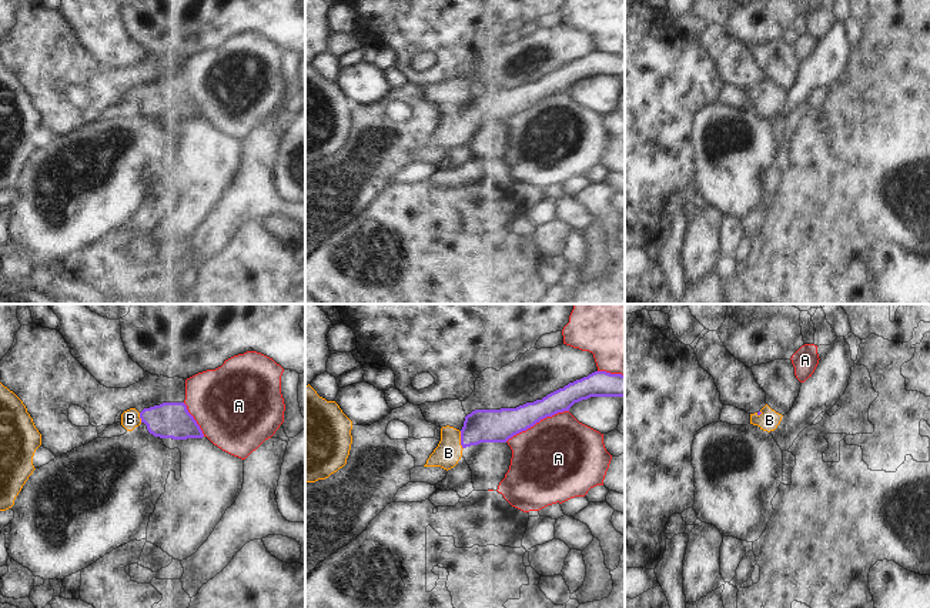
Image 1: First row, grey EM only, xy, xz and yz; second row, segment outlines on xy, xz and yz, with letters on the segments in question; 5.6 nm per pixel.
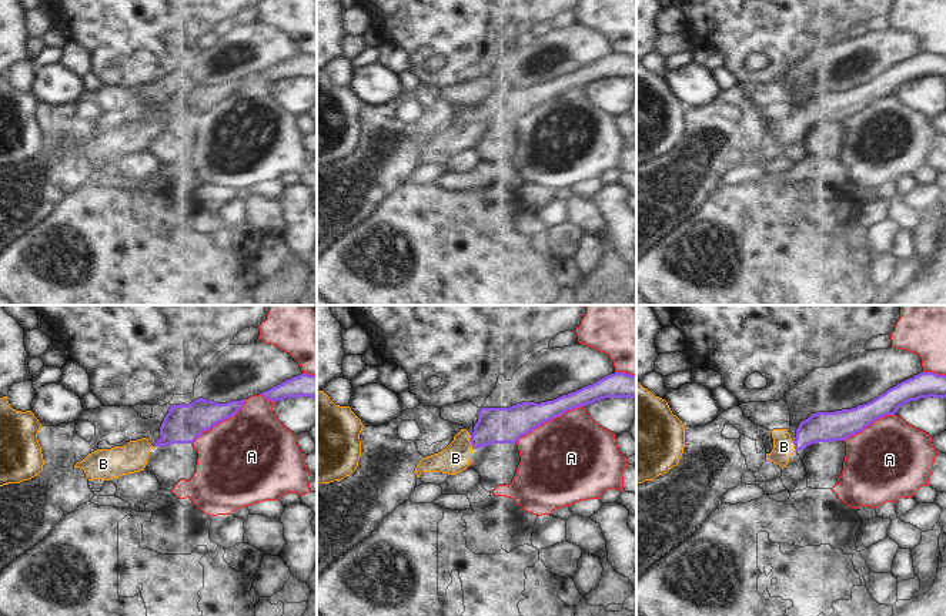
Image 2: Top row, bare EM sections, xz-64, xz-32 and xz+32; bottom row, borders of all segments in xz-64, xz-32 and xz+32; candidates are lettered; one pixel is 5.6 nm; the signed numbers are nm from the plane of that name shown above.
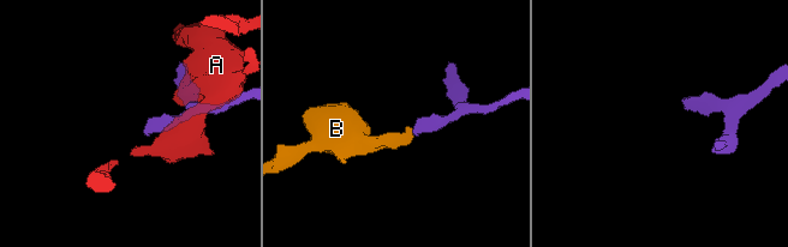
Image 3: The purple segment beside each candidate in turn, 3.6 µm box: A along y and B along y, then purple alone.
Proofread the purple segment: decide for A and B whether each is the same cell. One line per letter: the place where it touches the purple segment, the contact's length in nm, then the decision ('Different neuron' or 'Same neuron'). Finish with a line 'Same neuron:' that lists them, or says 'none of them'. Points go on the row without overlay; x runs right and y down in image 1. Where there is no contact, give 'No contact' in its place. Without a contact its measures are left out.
A: Touches purple at xz (537, 102). Shared border 400 nm. Different neuron
B: Touches purple at xz (461, 120). Shared border 110 nm. Same neuron
Same neuron: B.

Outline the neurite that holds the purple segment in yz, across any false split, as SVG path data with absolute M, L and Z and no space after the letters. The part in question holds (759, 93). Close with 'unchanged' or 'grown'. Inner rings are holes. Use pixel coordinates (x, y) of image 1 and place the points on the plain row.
M767 84L755 94L750 94L750 104L757 106L763 111L775 111L782 101L782 94L772 90Z; grown

